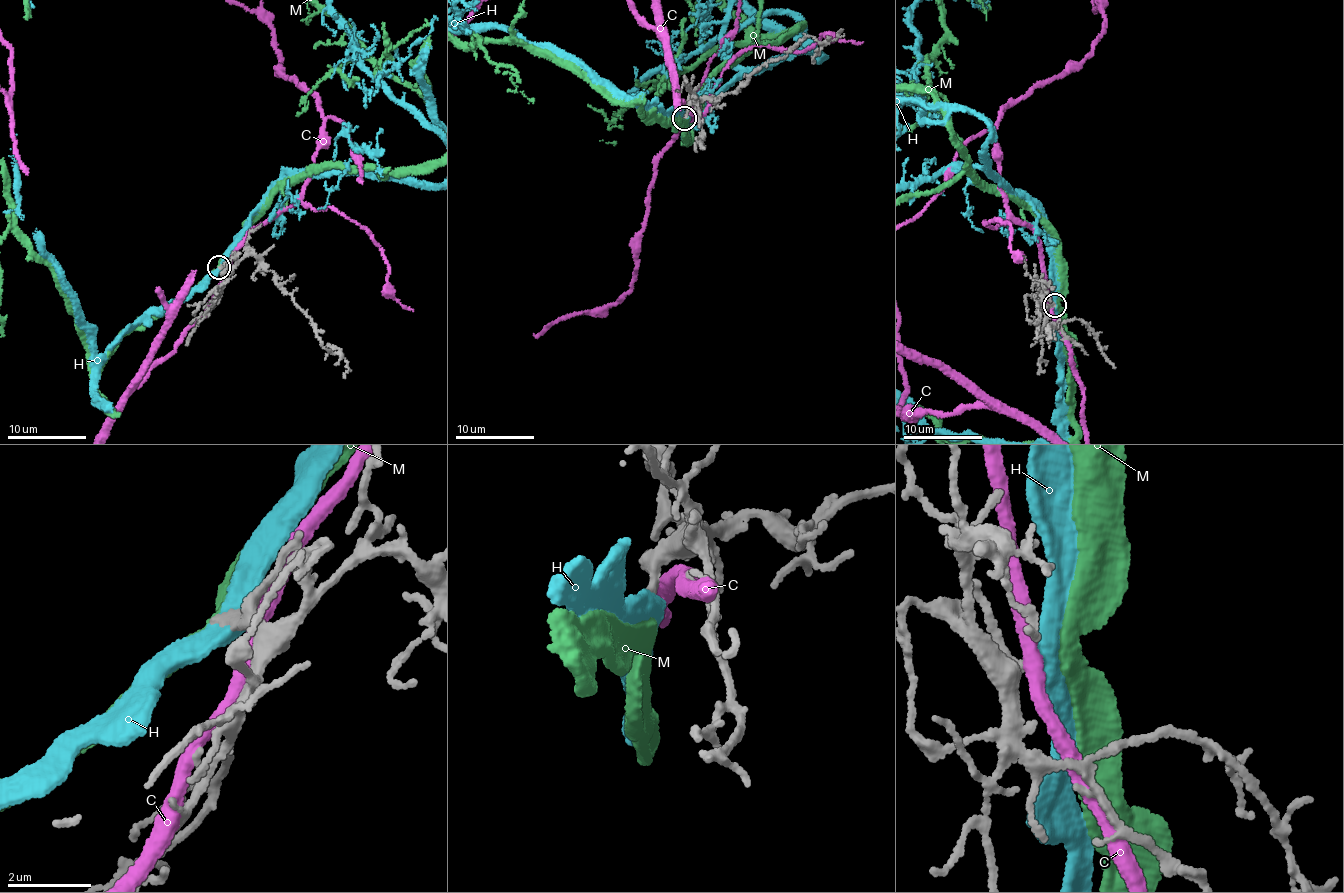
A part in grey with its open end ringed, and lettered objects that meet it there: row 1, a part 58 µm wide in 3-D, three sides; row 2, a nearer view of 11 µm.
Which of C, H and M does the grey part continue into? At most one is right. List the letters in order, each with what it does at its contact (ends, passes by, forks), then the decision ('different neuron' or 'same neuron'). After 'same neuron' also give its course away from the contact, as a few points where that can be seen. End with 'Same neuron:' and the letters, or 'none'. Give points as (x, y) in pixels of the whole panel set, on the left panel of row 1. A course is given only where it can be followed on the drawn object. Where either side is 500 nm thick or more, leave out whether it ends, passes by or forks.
C: it passes by | different neuron
H: different neuron
M: it passes by | same neuron
Same neuron: M

